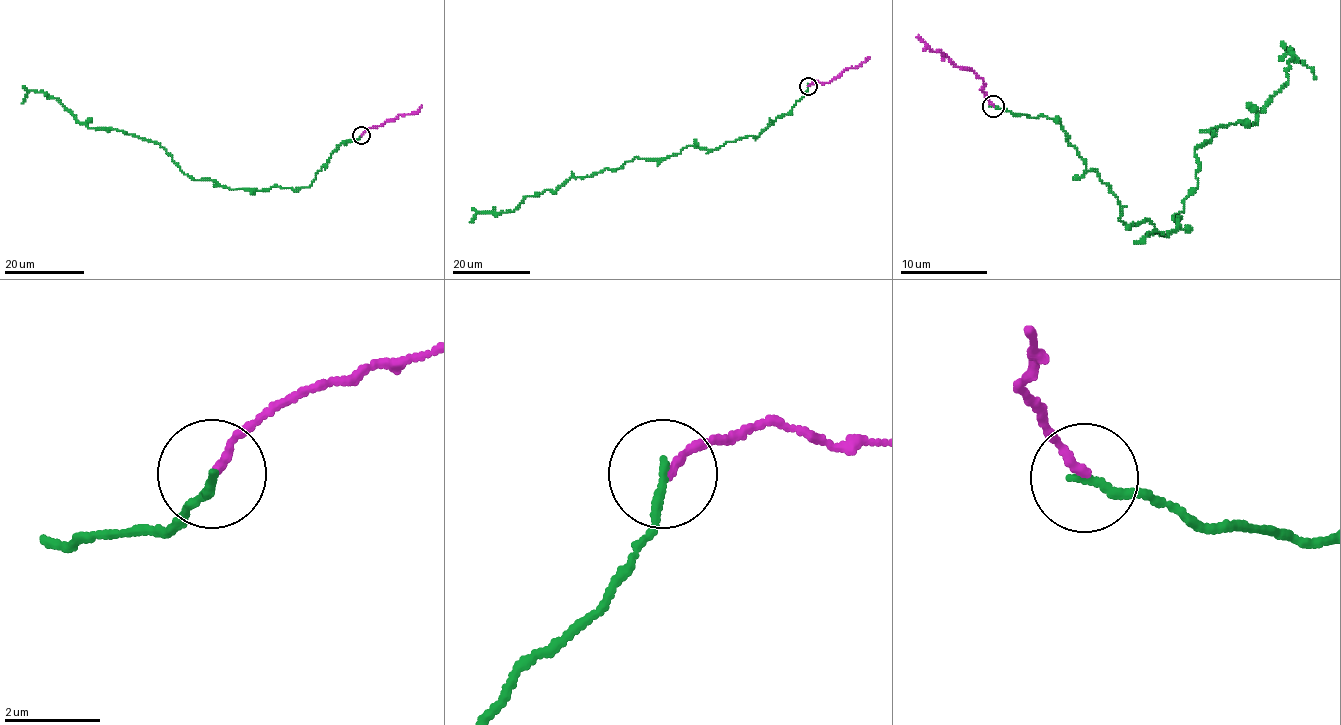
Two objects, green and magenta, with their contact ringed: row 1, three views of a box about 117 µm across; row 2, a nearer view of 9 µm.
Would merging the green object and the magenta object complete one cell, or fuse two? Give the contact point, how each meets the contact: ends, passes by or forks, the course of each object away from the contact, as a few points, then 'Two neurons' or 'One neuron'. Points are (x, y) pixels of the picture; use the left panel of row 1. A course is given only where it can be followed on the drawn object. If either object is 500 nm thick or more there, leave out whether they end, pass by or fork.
Place: (361, 135). At the ring green ends. At the ring magenta ends. Course of green: (362, 135), (307, 187), (236, 190), (195, 180), (159, 144), (80, 124), (43, 93), (21, 104). Course of magenta: (362, 135), (367, 129), (394, 120), (399, 115), (415, 113), (421, 106). One neuron

